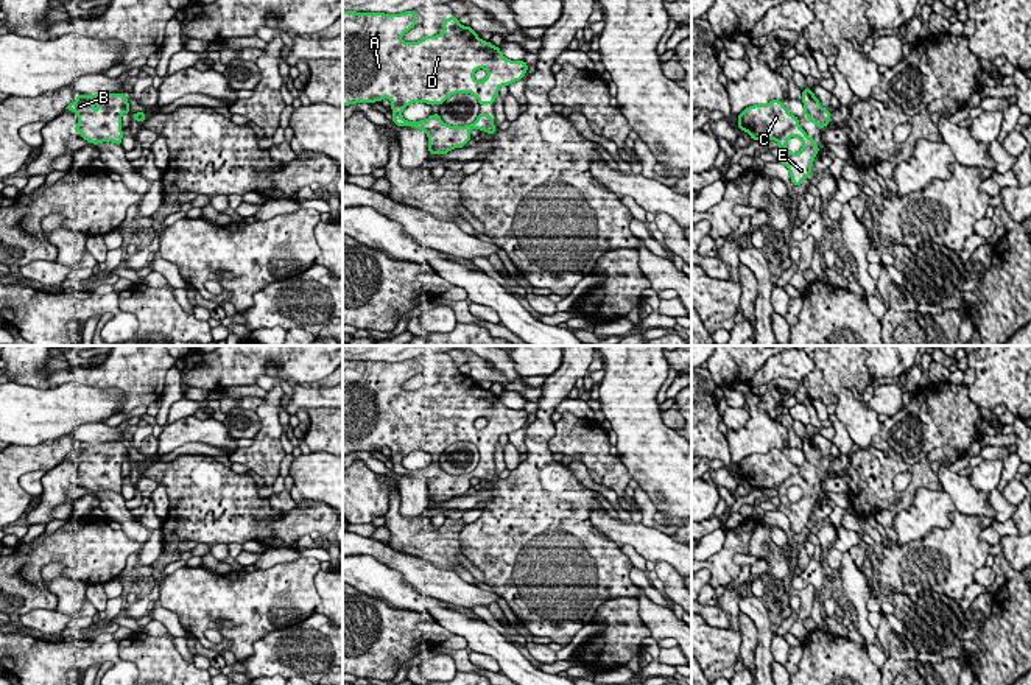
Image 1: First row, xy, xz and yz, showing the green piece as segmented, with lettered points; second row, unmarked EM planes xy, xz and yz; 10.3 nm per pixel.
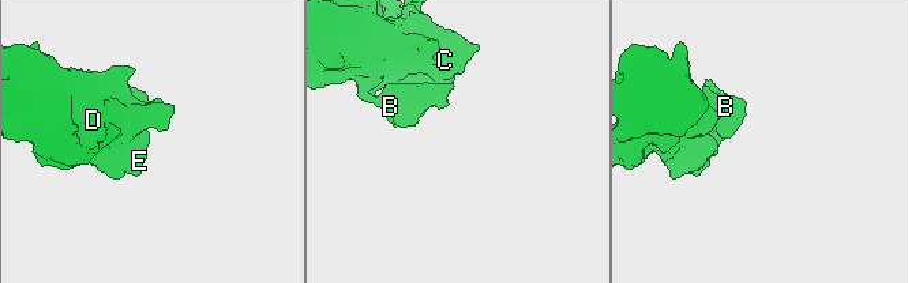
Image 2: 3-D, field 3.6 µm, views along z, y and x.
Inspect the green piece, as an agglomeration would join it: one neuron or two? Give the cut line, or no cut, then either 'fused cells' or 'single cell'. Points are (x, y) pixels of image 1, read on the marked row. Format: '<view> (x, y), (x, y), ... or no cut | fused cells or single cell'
no cut | single cell

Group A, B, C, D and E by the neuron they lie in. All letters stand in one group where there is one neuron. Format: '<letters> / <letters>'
A B C D E

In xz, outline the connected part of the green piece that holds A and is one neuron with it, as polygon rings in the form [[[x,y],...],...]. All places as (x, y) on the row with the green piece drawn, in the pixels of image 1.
[[[414,9],[400,14],[343,11],[343,106],[388,98],[392,123],[422,129],[428,137],[428,151],[435,156],[466,146],[473,128],[494,134],[497,131],[494,118],[487,114],[480,114],[470,125],[450,126],[441,120],[439,114],[413,123],[402,117],[402,111],[411,103],[442,104],[456,93],[473,95],[480,106],[494,104],[498,89],[523,79],[528,64],[505,58],[498,47],[481,40],[456,17],[445,19],[444,31],[438,36],[403,42],[402,36],[414,26]]]

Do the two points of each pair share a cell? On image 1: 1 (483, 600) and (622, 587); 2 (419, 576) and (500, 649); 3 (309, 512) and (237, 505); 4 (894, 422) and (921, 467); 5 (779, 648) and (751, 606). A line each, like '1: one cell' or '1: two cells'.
1: two cells
2: two cells
3: one cell
4: two cells
5: two cells

